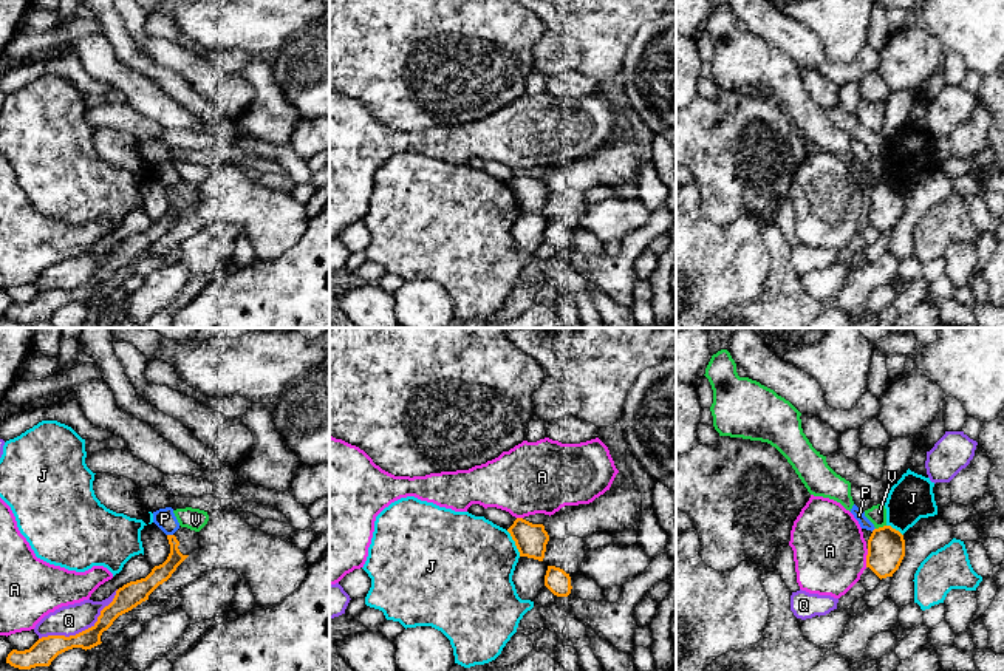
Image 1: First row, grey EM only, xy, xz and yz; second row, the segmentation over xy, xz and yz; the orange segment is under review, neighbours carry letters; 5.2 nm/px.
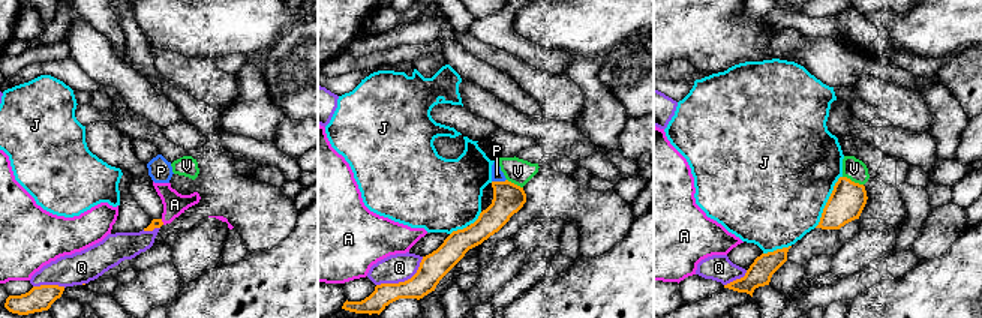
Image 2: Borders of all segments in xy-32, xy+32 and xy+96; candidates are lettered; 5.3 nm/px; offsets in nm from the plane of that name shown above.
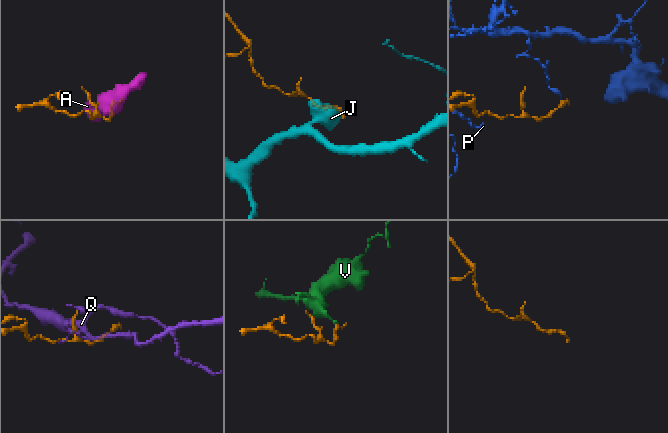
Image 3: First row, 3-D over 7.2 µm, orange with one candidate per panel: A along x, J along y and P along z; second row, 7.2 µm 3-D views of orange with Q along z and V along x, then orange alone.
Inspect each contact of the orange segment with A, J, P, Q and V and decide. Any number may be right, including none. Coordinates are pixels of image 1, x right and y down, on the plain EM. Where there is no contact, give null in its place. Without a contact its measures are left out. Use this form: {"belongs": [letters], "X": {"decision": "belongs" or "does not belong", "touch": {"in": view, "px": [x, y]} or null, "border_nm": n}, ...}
{"belongs": [], "A": {"decision": "does not belong", "touch": {"in": "yz", "px": [867, 212]}, "border_nm": 100}, "J": {"decision": "does not belong", "touch": {"in": "xz", "px": [515, 197]}, "border_nm": 150}, "P": {"decision": "does not belong", "touch": {"in": "xy", "px": [170, 189]}, "border_nm": 30}, "Q": {"decision": "does not belong", "touch": {"in": "xy", "px": [82, 285]}, "border_nm": 480}, "V": {"decision": "does not belong", "touch": {"in": "yz", "px": [881, 181]}, "border_nm": 60}}

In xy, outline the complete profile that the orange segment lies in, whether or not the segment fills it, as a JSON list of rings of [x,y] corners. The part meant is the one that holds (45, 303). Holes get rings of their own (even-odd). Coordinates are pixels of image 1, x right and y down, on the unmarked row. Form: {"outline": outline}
{"outline": [[[167,189],[167,193],[170,198],[170,207],[167,213],[162,218],[155,220],[145,232],[130,235],[119,241],[113,255],[101,264],[97,275],[91,281],[70,291],[42,291],[29,303],[12,303],[6,311],[6,317],[19,323],[50,320],[59,308],[68,303],[82,301],[87,305],[101,298],[102,286],[107,284],[119,269],[149,254],[149,249],[159,238],[167,235],[176,221],[189,210],[179,206],[179,195],[175,189]]]}

